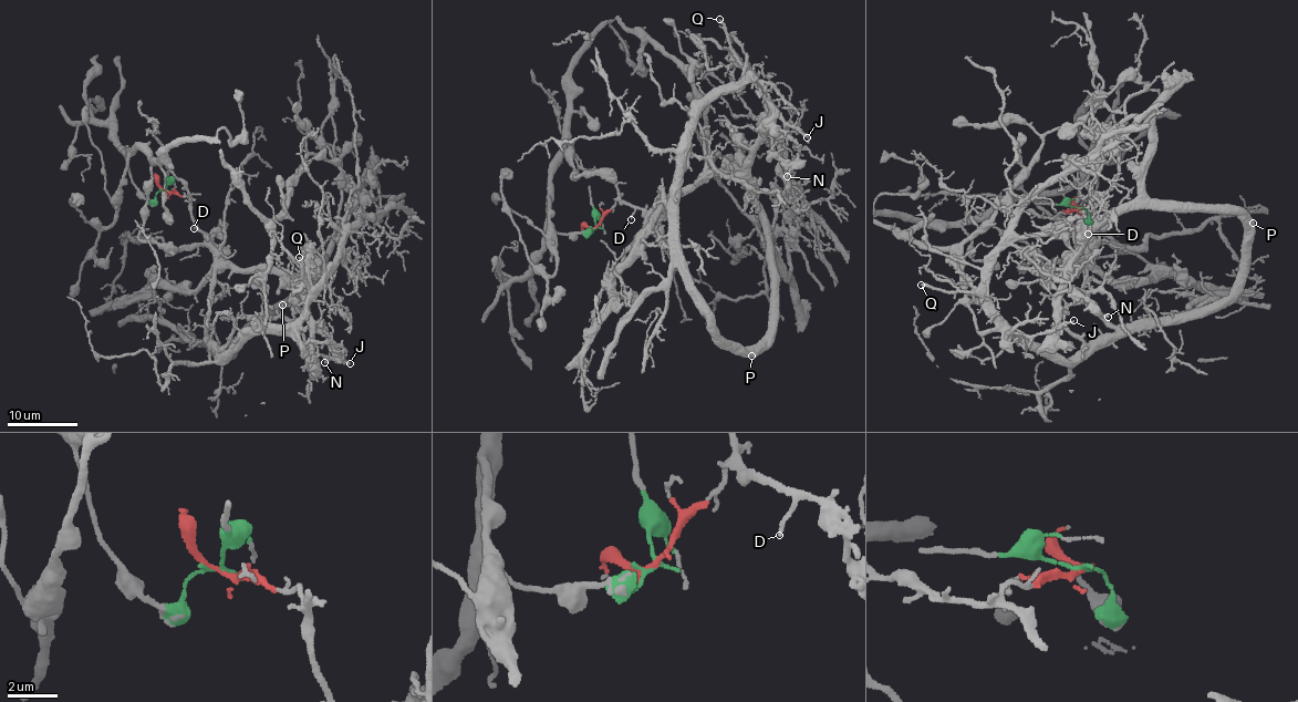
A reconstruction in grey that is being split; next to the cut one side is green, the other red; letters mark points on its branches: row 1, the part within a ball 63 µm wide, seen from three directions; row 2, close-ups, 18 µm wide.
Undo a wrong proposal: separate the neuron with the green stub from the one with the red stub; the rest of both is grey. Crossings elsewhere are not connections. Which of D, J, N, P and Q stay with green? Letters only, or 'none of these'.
none of these

